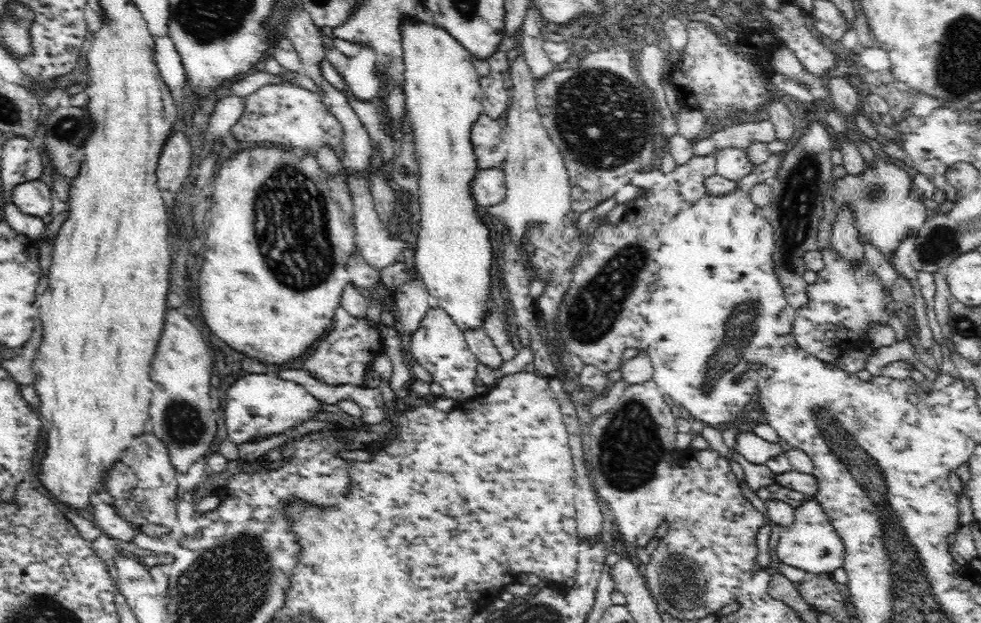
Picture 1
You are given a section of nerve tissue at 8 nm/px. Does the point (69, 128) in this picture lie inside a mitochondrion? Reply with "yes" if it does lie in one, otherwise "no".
yes

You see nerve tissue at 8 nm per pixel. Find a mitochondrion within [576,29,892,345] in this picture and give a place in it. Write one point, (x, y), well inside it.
(799, 199)

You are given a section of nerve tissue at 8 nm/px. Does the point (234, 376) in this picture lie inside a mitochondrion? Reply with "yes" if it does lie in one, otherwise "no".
no

